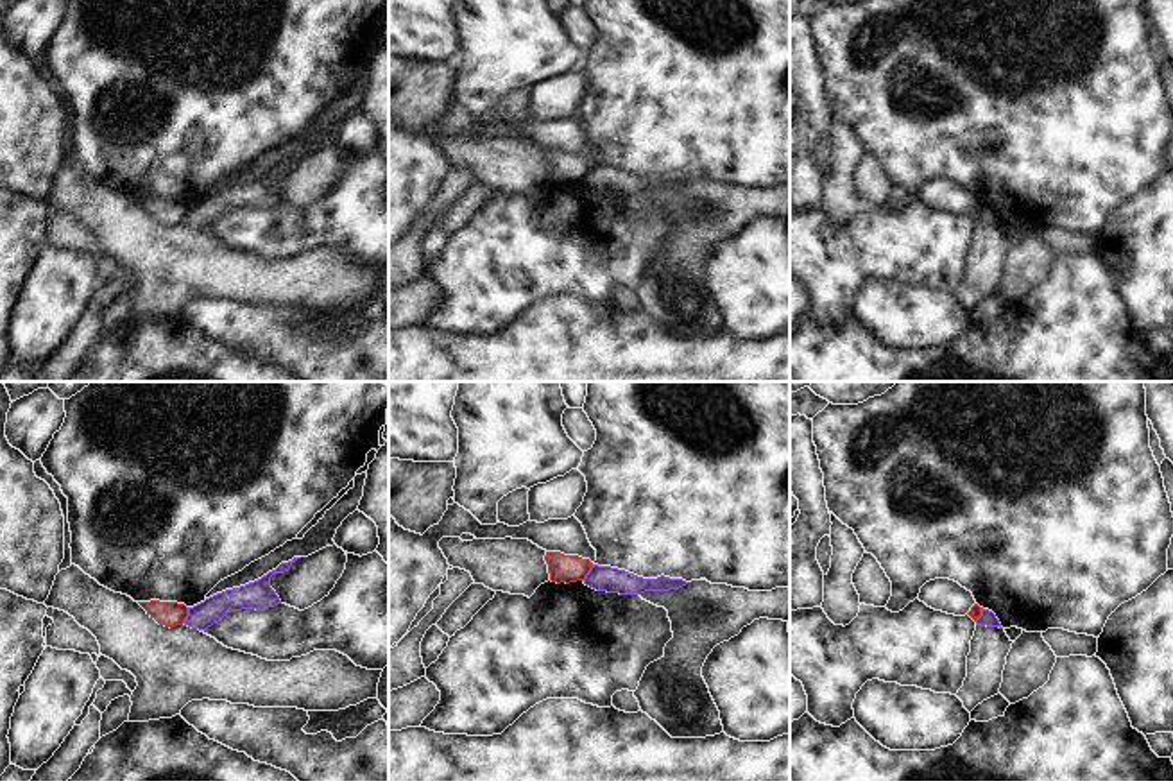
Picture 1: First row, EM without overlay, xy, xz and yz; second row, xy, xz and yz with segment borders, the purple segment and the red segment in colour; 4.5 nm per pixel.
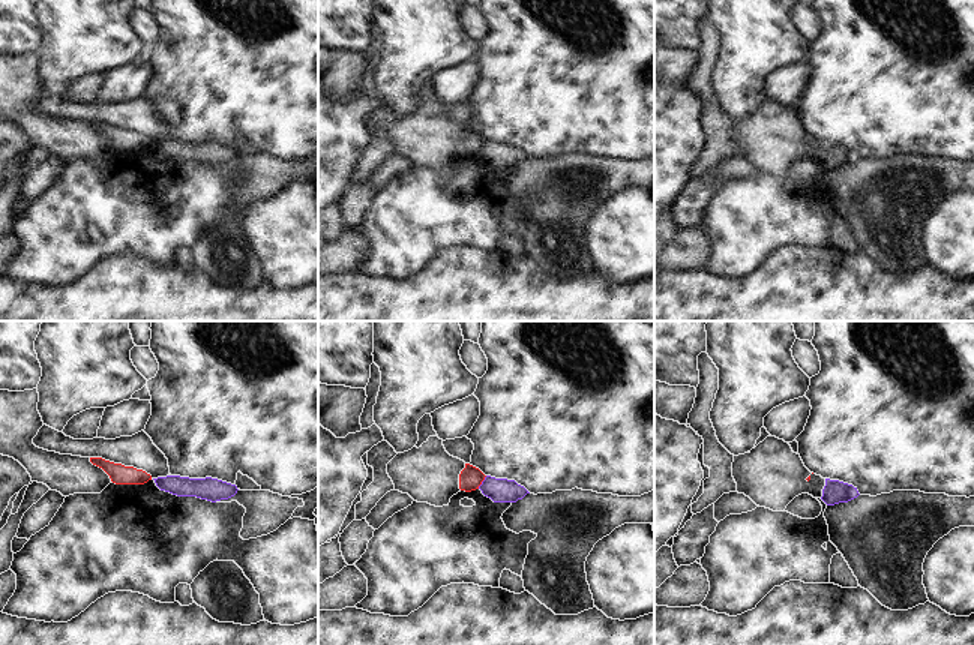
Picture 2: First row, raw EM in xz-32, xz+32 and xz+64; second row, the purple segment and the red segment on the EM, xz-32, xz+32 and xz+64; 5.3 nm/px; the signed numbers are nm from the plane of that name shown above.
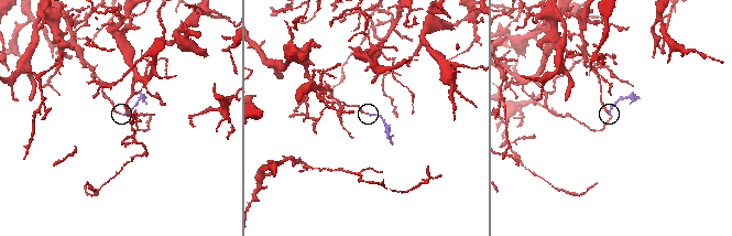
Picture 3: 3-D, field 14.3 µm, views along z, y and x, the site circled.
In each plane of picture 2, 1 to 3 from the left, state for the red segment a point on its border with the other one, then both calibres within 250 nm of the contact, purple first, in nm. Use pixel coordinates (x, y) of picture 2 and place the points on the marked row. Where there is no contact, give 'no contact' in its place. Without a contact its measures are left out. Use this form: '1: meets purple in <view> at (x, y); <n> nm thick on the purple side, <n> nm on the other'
1: no contact
2: meets purple in xz+32 at (482, 482); 130 nm thick on the purple side, 120 nm on the other
3: no contact

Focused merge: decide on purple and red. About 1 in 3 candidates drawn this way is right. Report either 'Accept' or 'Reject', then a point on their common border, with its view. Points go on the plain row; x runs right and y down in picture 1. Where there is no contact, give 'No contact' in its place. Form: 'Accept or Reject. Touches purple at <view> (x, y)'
Reject. Touches purple at xy (188, 214)

